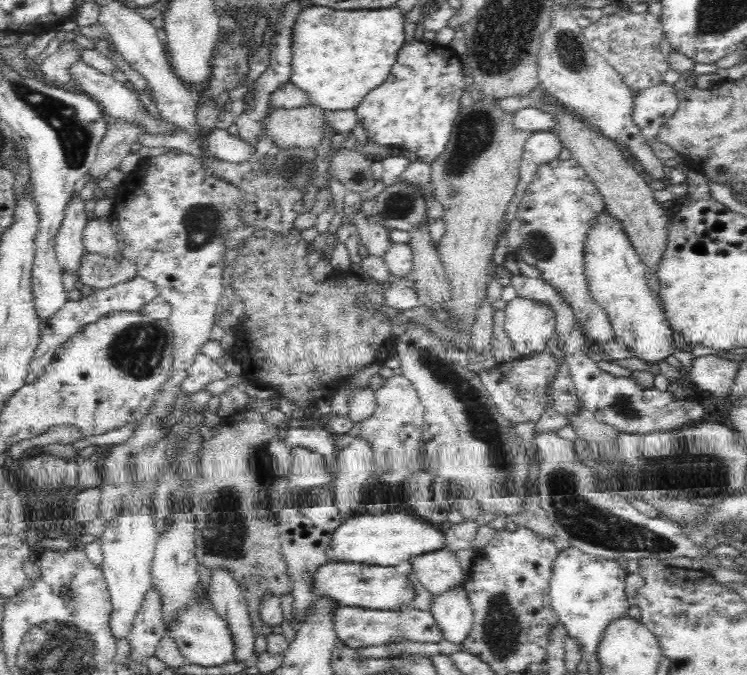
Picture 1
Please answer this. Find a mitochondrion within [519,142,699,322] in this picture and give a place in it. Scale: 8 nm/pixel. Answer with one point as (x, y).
(540, 245)

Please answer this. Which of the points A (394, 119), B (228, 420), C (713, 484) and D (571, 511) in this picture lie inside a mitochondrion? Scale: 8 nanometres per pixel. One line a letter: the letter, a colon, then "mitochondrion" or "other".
A: other
B: other
C: mitochondrion
D: mitochondrion

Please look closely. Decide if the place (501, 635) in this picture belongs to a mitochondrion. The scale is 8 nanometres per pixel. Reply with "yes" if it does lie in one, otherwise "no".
yes

